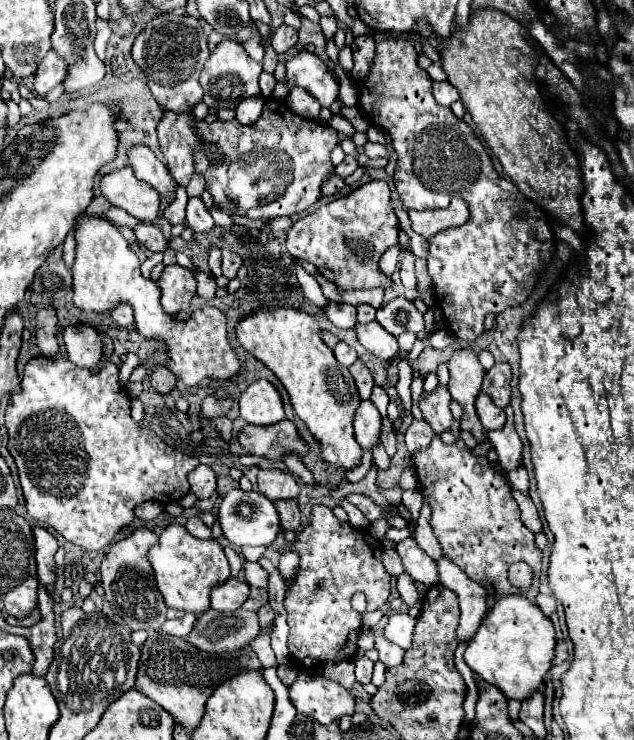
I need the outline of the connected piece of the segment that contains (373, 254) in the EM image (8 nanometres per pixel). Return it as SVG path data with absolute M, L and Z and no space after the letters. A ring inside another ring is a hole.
M369 181L351 191L347 197L319 207L291 227L291 255L313 263L325 279L341 289L381 287L383 277L379 271L375 273L373 281L369 281L369 273L375 271L375 263L381 259L381 255L389 247L397 245L399 221L389 205L389 199L387 181ZM361 279L367 283L361 283Z

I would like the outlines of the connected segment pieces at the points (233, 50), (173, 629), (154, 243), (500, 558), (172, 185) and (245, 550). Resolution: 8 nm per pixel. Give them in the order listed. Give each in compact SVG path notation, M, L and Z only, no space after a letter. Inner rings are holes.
M225 39L221 41L209 55L205 69L201 73L201 85L205 91L203 103L207 107L217 107L217 109L235 109L239 101L253 97L259 91L259 73L261 65L255 63L243 49L243 45L235 39Z
M187 613L183 619L165 621L165 623L159 627L159 633L165 633L165 635L175 635L175 637L187 637L187 635L189 635L189 631L193 629L195 621L197 621L197 615Z
M145 221L137 223L133 227L133 233L135 233L137 241L141 245L145 245L151 253L159 253L159 251L167 249L167 239L163 237L161 229L157 225L153 225L153 223L145 223Z
M437 387L433 393L423 393L421 411L425 421L435 431L435 437L429 447L413 455L417 479L421 481L421 493L433 507L433 533L439 539L443 553L453 559L465 571L465 575L479 581L487 589L487 613L503 597L503 593L497 593L497 587L491 579L507 579L507 569L515 561L529 563L535 573L531 589L523 591L523 595L535 603L539 593L543 551L535 545L533 531L521 523L519 507L511 495L509 483L501 475L493 473L485 457L473 457L469 453L469 447L461 439L459 423L451 415L449 403L451 395L445 387ZM441 431L451 431L457 441L453 445L445 445L439 439Z
M135 145L129 151L129 165L135 171L137 179L149 183L151 187L155 187L165 199L173 197L177 183L175 179L169 175L167 167L155 157L155 153L151 149L147 149L145 145Z
M241 547L239 549L239 555L245 559L245 561L259 561L263 557L265 549L263 547Z

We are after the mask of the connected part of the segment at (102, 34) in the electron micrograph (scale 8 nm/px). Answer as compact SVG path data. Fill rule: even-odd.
M97 17L97 21L95 21L95 25L97 25L95 53L97 53L99 57L105 57L105 45L107 45L107 41L109 41L109 25L107 25L107 21L103 21L103 19L99 19L99 17Z

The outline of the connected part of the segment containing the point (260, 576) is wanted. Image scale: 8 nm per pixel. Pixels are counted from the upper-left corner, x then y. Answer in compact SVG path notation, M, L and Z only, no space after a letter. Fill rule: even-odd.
M245 563L245 565L243 565L243 573L245 573L245 579L247 579L249 587L267 589L269 573L267 573L259 563Z

